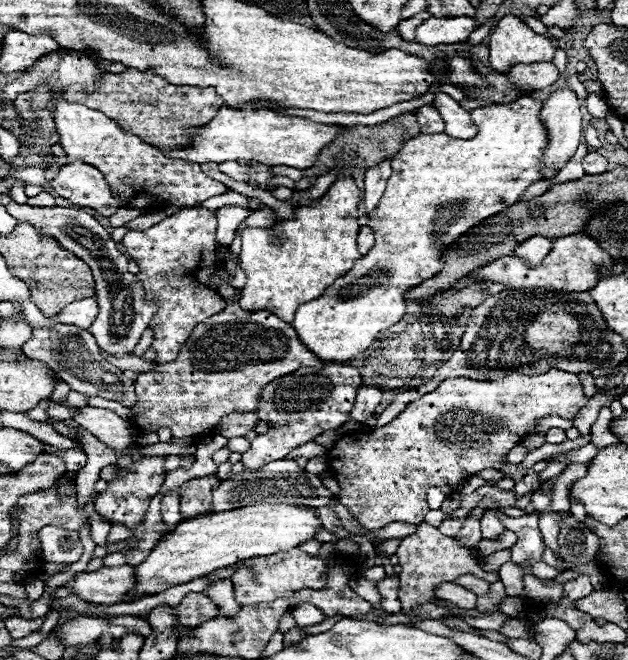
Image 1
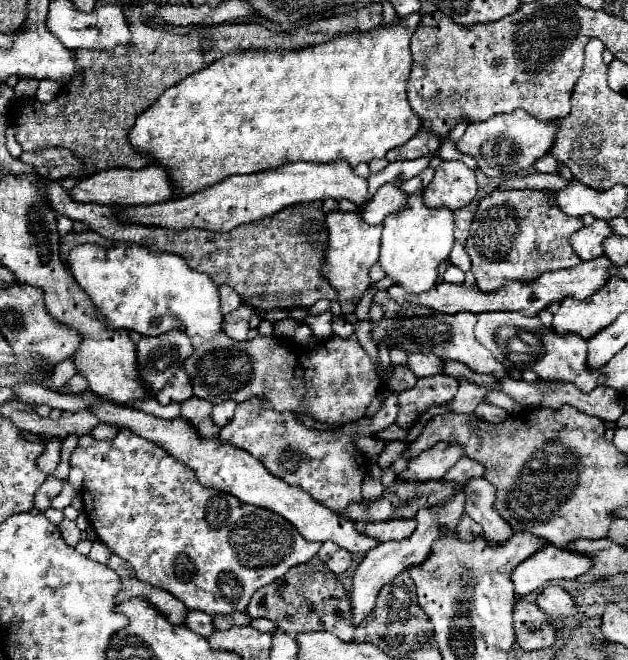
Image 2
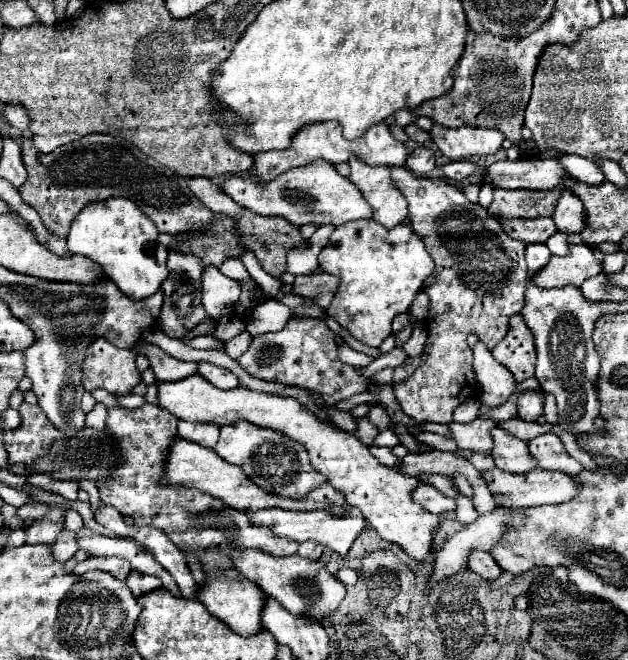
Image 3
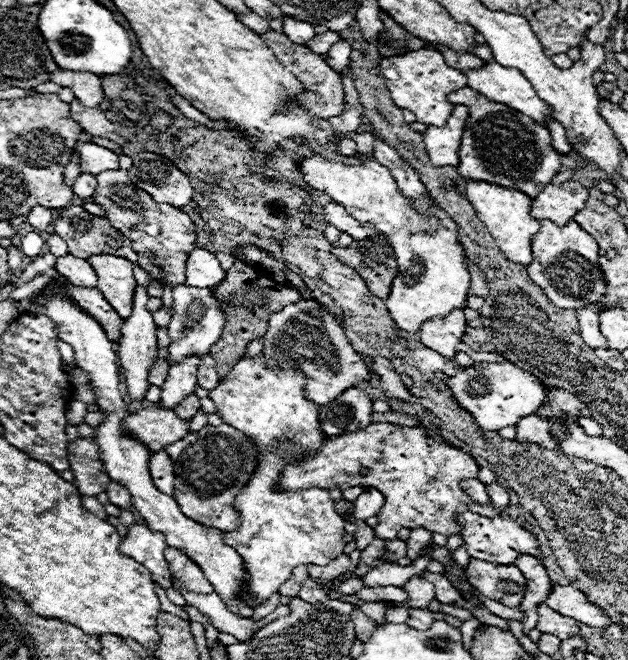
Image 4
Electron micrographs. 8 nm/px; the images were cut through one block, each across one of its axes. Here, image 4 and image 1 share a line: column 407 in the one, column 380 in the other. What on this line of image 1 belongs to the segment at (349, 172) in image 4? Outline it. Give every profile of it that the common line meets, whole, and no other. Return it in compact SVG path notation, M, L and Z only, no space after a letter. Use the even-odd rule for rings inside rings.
M520 96L510 104L488 104L470 110L470 118L478 126L478 134L472 140L458 140L444 132L408 138L402 150L392 158L392 176L388 178L376 210L368 216L368 226L374 230L376 244L346 276L328 286L320 298L298 306L292 320L298 340L322 362L340 364L364 352L382 330L402 320L406 304L404 292L438 274L438 268L442 268L442 252L460 234L518 202L530 184L542 180L540 160L544 156L544 148L548 148L548 130L540 120L540 110L540 100Z

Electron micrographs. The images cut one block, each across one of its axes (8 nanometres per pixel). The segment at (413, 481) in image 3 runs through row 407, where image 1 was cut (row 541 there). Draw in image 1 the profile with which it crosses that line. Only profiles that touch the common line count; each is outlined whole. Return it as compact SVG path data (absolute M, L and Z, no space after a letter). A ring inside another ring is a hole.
M256 504L182 520L164 540L156 544L156 548L142 564L134 566L136 584L130 596L144 598L150 594L158 594L176 584L186 584L194 578L208 576L218 568L254 556L270 556L282 550L296 548L298 544L312 540L320 526L322 524L312 510L290 504Z

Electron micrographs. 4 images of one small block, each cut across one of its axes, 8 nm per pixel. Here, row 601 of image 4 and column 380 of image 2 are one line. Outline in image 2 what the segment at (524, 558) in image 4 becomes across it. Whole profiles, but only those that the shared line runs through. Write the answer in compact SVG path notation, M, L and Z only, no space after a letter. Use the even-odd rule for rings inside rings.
M390 520L390 522L358 522L358 532L360 534L370 534L370 538L378 538L378 544L390 542L390 540L404 540L408 538L416 522L414 520Z

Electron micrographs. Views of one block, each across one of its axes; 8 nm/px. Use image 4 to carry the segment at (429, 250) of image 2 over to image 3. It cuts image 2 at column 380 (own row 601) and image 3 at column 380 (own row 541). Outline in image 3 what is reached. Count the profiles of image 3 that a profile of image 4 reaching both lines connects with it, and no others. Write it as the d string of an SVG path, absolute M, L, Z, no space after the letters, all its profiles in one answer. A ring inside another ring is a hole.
M354 220L338 226L318 254L318 264L324 272L340 278L340 286L326 314L356 340L372 348L378 348L392 332L392 318L408 312L410 302L422 288L422 280L434 268L424 242L410 226L394 226L388 230L374 220Z

